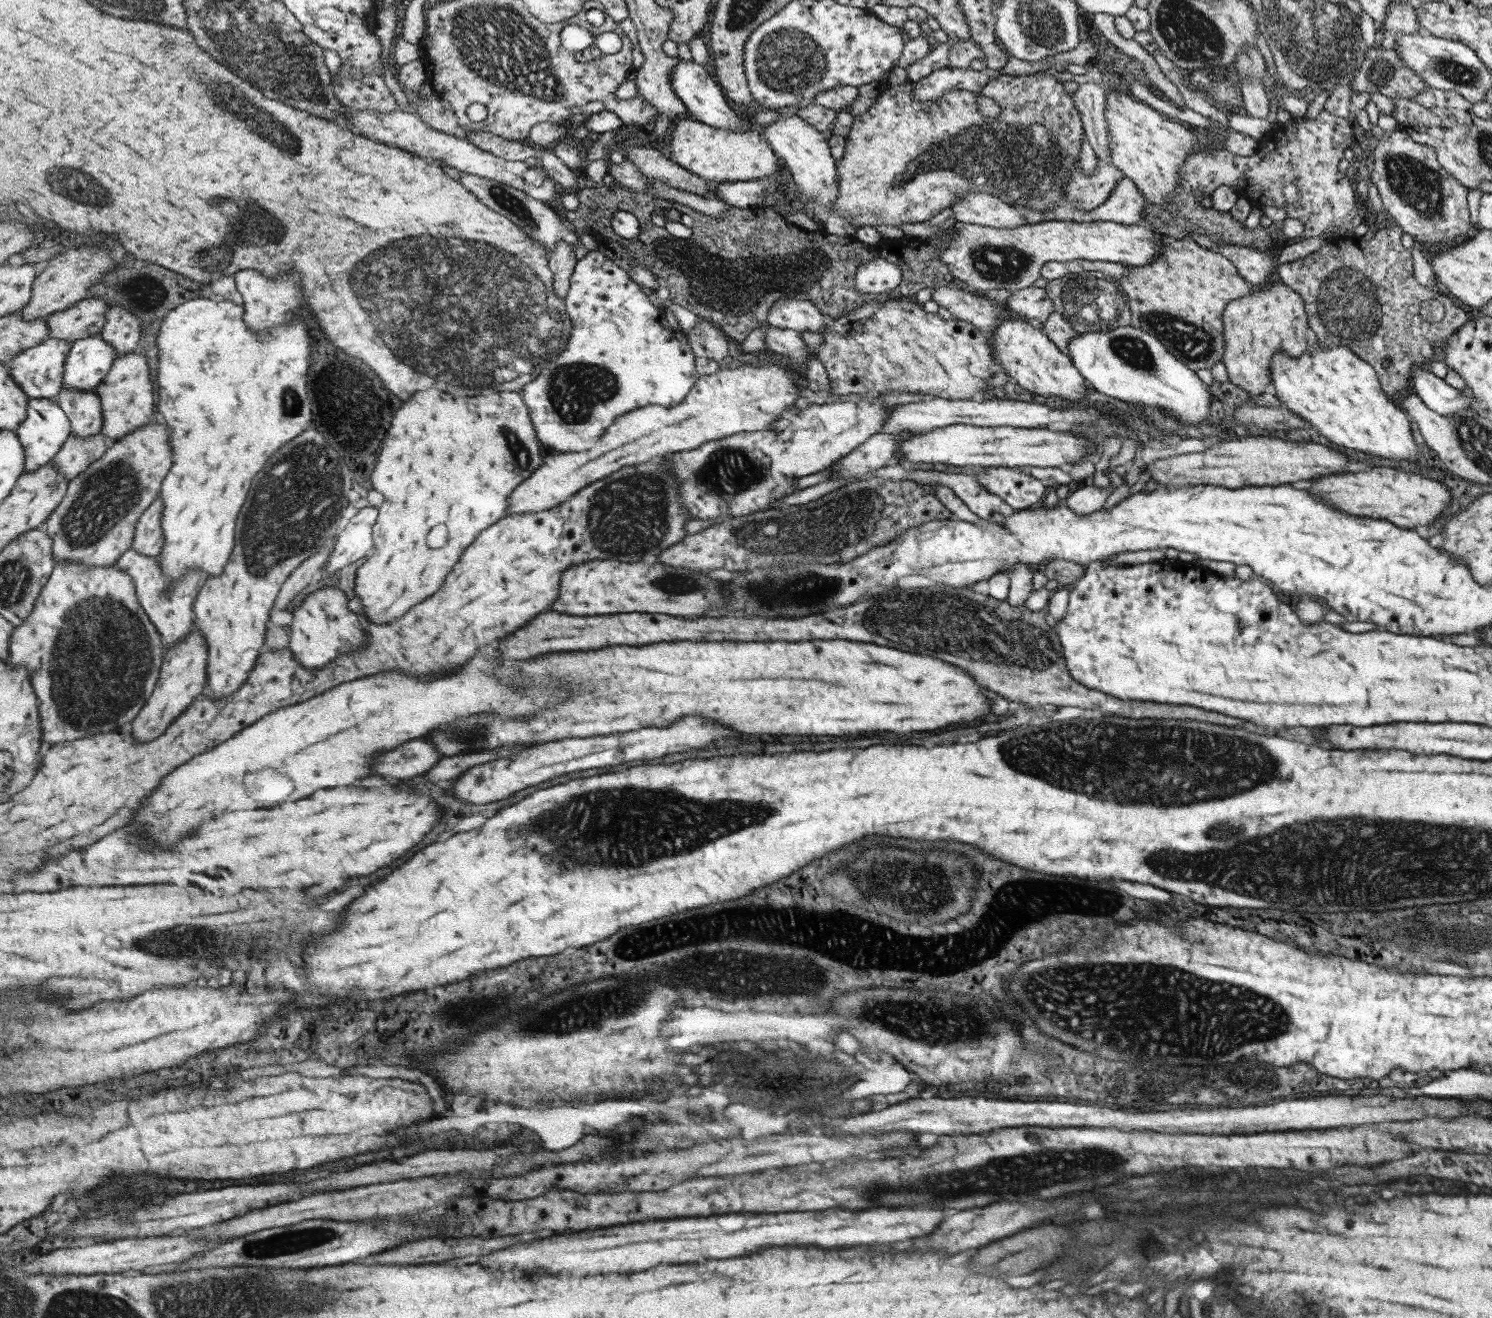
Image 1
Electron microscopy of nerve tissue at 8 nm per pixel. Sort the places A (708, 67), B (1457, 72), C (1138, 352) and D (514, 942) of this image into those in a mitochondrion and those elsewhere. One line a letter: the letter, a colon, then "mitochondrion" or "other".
A: other
B: mitochondrion
C: mitochondrion
D: other

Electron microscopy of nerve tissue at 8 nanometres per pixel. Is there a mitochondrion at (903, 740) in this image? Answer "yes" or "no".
no

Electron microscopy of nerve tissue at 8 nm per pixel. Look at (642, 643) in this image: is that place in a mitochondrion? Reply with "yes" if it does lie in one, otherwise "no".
no

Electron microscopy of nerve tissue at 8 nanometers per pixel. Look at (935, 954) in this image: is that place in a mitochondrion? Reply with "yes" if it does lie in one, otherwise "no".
yes

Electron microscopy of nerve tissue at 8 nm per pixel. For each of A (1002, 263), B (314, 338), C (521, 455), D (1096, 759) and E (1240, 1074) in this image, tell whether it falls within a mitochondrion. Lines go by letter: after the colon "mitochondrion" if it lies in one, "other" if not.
A: mitochondrion
B: other
C: mitochondrion
D: mitochondrion
E: mitochondrion

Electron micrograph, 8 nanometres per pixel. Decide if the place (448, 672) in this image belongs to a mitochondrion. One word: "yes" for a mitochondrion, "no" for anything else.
no

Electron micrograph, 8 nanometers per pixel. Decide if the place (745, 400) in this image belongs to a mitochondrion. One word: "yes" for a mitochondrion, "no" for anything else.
no

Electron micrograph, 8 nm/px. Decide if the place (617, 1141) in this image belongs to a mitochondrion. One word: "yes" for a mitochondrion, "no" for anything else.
no

